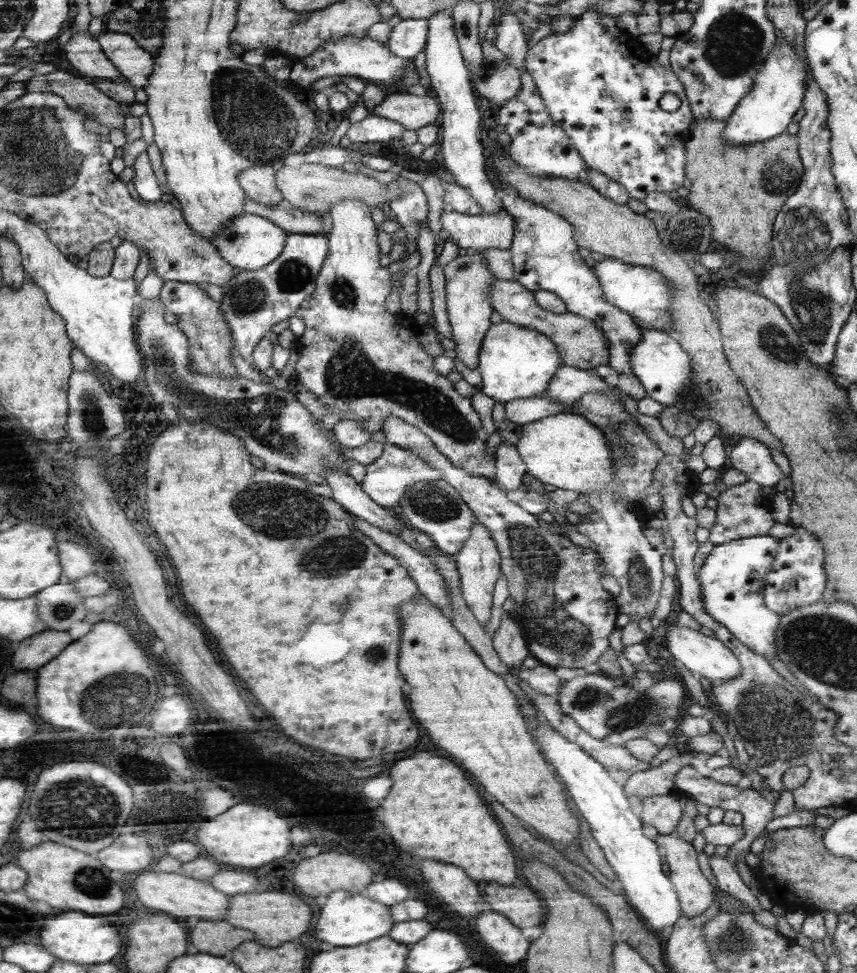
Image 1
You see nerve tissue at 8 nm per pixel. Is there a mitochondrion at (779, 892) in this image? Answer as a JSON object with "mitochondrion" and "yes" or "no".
{"mitochondrion":"no"}

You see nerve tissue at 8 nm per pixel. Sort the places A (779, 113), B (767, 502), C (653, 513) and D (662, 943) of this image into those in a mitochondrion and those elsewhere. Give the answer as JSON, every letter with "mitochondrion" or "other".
{"A":"other","B":"other","C":"other","D":"other"}

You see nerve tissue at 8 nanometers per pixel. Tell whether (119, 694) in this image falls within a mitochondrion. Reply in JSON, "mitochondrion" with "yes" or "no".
{"mitochondrion":"yes"}

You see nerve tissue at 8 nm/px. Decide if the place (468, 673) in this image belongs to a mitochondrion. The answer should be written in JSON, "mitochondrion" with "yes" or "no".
{"mitochondrion":"no"}

